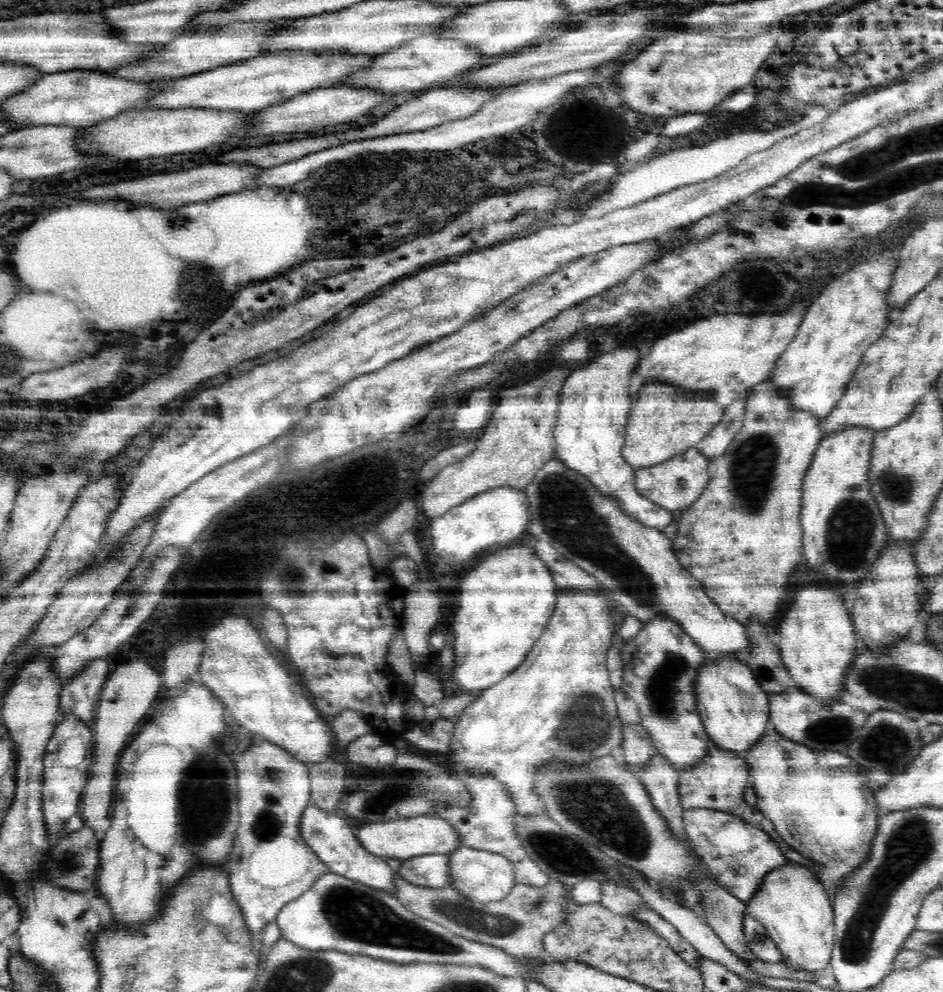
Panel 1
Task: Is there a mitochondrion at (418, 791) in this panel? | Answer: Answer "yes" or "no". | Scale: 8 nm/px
yes

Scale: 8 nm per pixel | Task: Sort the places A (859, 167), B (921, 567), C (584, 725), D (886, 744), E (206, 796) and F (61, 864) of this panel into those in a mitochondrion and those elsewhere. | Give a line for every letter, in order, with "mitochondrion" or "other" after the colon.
A: mitochondrion
B: other
C: mitochondrion
D: mitochondrion
E: mitochondrion
F: mitochondrion

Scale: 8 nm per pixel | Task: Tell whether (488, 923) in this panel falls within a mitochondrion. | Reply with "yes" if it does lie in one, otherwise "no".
yes

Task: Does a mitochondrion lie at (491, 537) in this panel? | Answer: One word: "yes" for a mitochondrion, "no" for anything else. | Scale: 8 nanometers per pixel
no

